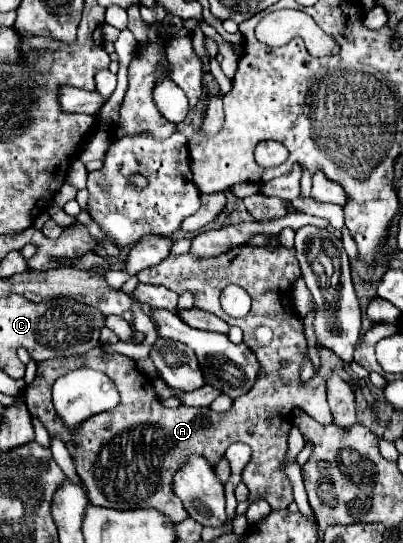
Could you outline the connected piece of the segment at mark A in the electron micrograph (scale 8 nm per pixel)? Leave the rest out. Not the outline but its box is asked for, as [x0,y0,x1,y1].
[25,245,357,523]

